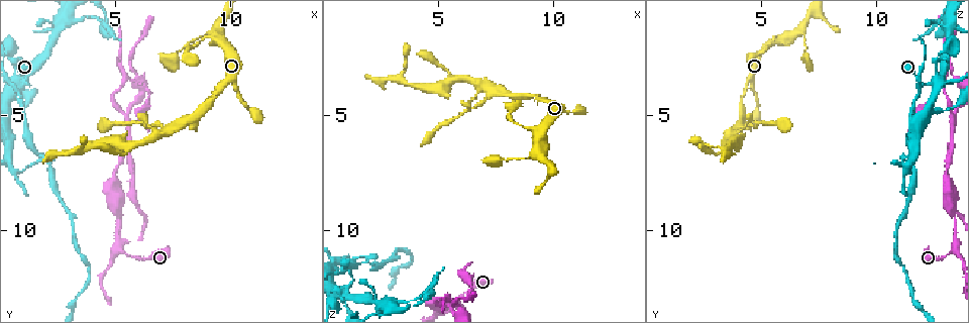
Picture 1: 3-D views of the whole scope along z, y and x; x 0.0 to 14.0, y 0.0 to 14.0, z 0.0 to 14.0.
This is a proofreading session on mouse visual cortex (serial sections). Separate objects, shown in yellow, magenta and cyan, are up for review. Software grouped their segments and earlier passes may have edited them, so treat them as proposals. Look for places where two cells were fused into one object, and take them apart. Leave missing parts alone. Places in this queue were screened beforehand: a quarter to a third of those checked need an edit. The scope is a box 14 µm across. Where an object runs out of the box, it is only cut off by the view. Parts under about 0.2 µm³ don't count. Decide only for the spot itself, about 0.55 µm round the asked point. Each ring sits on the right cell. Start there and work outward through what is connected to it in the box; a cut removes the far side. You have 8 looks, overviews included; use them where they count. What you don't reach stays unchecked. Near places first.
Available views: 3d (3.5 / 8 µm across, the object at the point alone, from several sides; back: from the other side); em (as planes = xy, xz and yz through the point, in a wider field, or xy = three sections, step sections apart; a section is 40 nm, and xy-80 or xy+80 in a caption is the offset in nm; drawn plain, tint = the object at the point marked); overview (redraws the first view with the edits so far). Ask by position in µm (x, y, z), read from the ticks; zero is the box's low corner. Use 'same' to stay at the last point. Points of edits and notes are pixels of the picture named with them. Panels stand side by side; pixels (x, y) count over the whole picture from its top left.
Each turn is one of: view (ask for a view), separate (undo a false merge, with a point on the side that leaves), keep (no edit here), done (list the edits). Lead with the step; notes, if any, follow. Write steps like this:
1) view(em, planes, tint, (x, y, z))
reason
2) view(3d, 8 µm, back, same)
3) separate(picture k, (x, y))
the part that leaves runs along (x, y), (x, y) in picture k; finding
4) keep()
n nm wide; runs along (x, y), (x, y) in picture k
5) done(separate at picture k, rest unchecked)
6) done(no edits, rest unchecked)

view(3d, 3.5 µm, (7.5, 5.6, 4.0))
arms part here

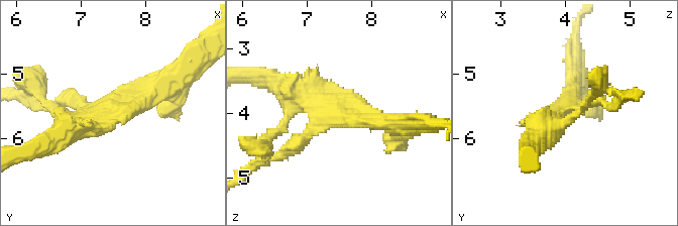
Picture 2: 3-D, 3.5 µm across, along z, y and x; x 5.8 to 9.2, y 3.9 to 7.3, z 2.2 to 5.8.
view(em, xy, step 5, tint, (7.40, 5.55, 4.00))
3 arms; arms of 200, 300, 400 nm; need the tissue

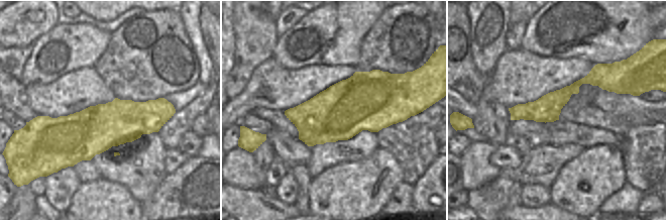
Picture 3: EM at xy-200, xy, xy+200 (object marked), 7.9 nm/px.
keep()
runs along (171, 113), (112, 124), (46, 122) in picture 3; continuous, no second cell

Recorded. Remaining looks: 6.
view(3d, 3.5 µm, (1.4, 3.7, 12.0))
abrupt turn

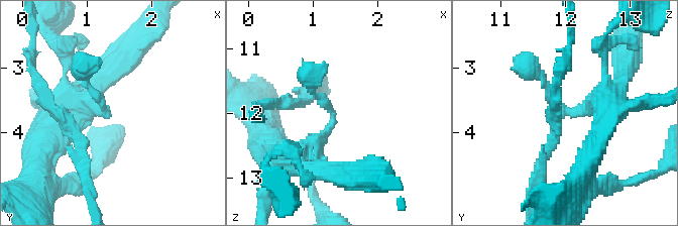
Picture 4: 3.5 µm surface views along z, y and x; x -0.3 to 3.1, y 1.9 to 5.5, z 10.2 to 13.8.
view(em, xy, step 5, tint, (1.35, 3.65, 12.05))

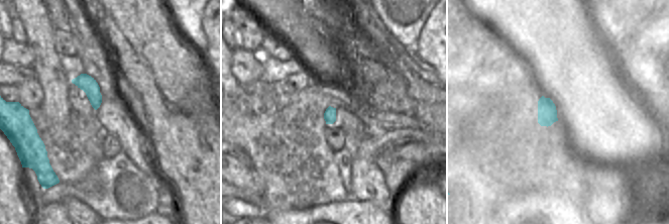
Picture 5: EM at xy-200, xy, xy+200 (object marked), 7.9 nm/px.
view(em, xy, step 1, tint, same)
cut it another way

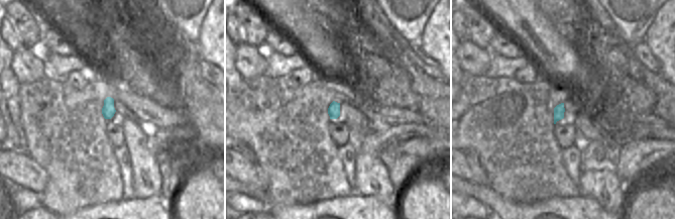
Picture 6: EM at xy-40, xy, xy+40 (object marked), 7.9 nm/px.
keep()
100 nm wide; runs along (525, 65), (566, 111), (607, 117) in picture 4; one cell here

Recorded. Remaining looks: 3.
view(3d, 3.5 µm, (2.5, 1.2, 13.2))
branch point

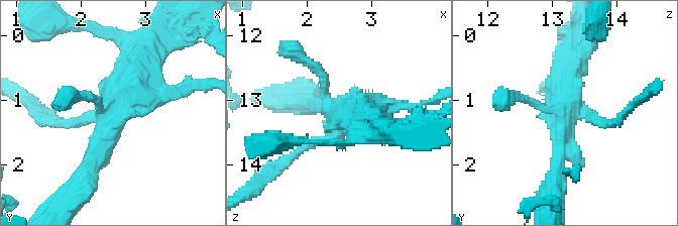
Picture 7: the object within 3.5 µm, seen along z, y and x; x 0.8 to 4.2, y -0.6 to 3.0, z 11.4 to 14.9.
separate(picture 7, (202, 83))
the part that leaves runs along (148, 99), (210, 86) in picture 7; a second cell is stuck on

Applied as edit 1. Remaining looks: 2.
done(separate at picture 7, rest unchecked)

